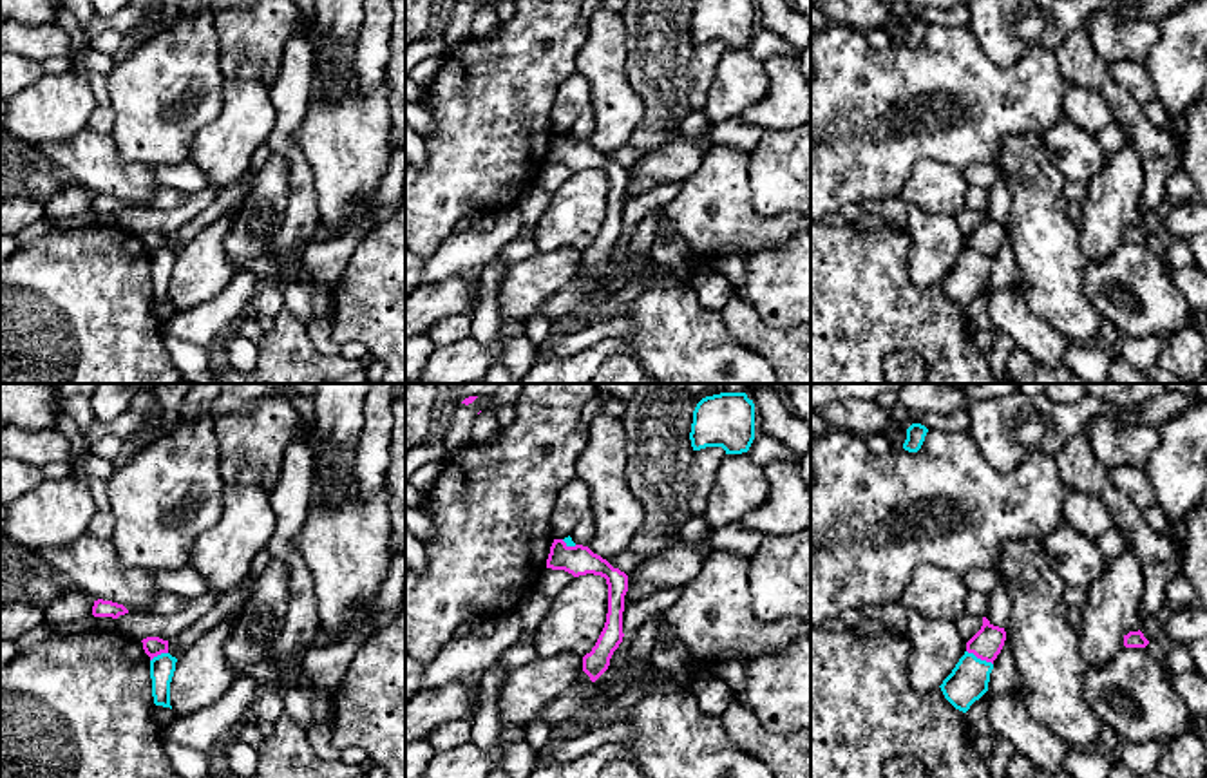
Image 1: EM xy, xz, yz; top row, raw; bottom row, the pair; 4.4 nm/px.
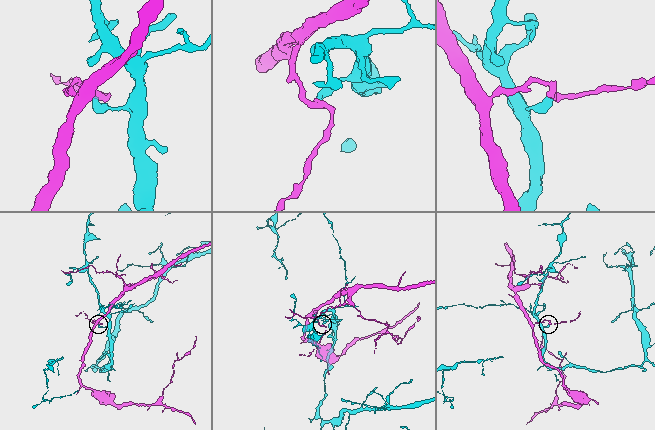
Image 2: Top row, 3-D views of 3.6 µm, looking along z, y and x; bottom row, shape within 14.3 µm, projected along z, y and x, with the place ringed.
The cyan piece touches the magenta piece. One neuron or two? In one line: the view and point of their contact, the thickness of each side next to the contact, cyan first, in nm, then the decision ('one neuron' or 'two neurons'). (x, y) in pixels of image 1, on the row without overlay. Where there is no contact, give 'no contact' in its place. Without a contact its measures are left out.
yz (979, 254) | 180/140 nm | two neurons

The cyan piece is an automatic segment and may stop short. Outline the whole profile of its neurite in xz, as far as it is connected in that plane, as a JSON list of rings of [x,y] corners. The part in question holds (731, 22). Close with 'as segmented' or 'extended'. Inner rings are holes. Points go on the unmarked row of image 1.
[[[697,0],[689,27],[693,45],[722,42],[747,47],[755,34],[755,0]]]; as segmented

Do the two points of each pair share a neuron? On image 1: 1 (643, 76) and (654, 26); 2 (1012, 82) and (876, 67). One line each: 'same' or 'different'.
1: same
2: same

